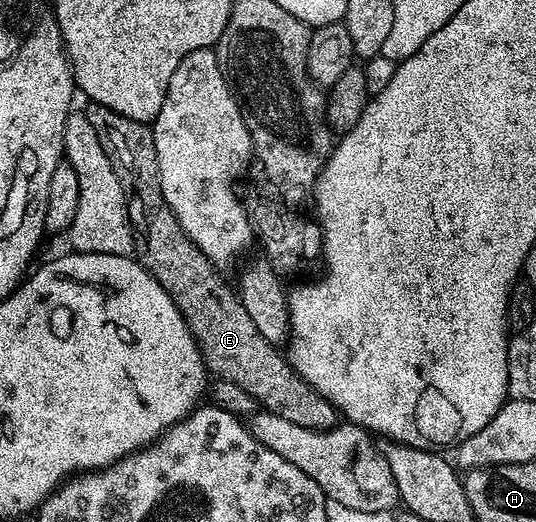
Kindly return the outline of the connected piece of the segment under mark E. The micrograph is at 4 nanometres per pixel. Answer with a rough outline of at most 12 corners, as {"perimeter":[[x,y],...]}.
{"perimeter":[[89,102],[140,264],[204,365],[315,431],[338,412],[250,321],[162,193],[149,124]]}

